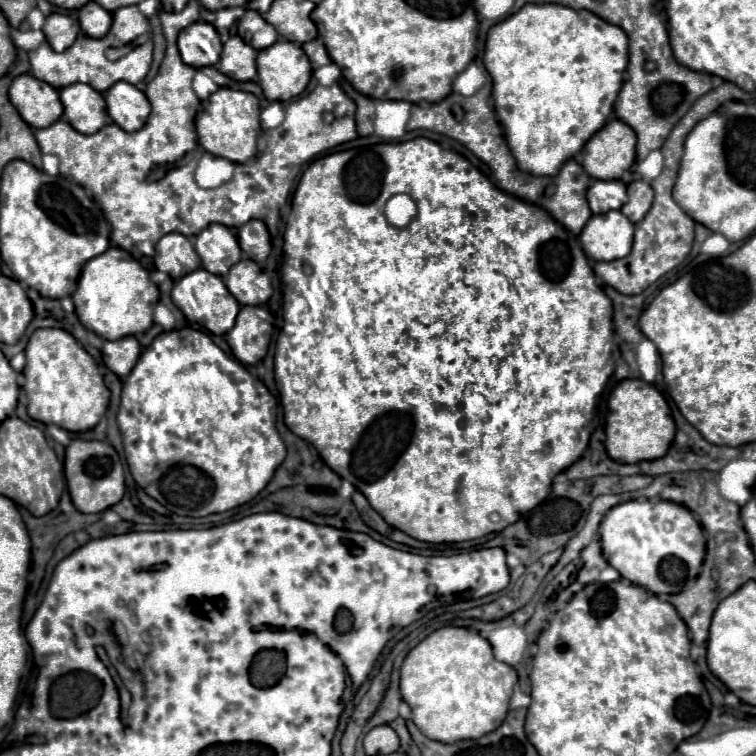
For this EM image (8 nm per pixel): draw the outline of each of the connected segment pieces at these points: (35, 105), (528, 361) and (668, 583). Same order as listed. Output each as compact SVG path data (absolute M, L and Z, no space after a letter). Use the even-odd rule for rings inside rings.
M22 74L14 78L10 92L12 104L32 128L48 128L56 120L60 120L64 106L60 102L58 90L32 74Z
M414 138L408 142L380 142L368 148L358 148L358 150L342 150L342 152L334 152L328 156L322 156L318 160L314 160L302 174L296 192L292 198L292 209L288 216L288 224L286 224L286 232L284 232L284 264L282 264L282 293L283 293L283 320L284 325L280 329L280 334L276 343L276 352L274 356L274 376L278 392L280 392L280 402L282 402L282 410L284 410L284 424L300 438L304 438L306 442L310 442L322 456L322 460L344 480L352 482L356 486L356 490L360 490L370 506L394 528L406 532L408 536L422 540L422 542L432 542L432 544L440 544L440 542L464 542L464 540L474 540L480 536L486 536L490 532L500 532L504 530L508 524L514 524L522 514L526 514L528 510L536 508L548 494L550 494L550 486L552 486L552 478L558 472L564 472L566 468L570 468L576 460L582 458L590 434L596 430L598 420L596 420L596 402L598 396L604 392L616 362L620 360L620 350L614 342L614 330L612 330L612 302L608 298L606 302L606 294L602 292L602 288L596 284L596 276L592 272L592 268L588 266L588 260L576 260L576 274L570 274L572 268L572 254L570 254L570 234L564 226L556 224L556 220L552 220L552 216L548 216L548 212L544 212L542 208L536 208L536 204L528 204L524 200L516 200L516 196L508 196L506 192L500 192L500 188L496 188L480 170L476 170L464 156L460 156L458 152L452 150L444 150L440 148L440 144L428 140L428 138ZM394 194L408 194L416 206L418 206L418 214L416 218L410 222L410 226L406 228L396 228L392 224L388 224L386 216L384 216L384 204L388 200L388 196Z
M630 500L616 504L600 522L602 554L622 578L654 594L676 594L692 582L706 554L700 524L682 504L668 500Z

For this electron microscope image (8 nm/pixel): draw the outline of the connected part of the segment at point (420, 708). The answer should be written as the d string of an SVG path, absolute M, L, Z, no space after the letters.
M446 626L426 636L416 648L408 652L400 668L400 694L404 702L412 708L412 722L420 728L420 732L424 732L424 736L442 744L476 740L496 730L508 714L508 702L516 682L516 670L494 658L492 646L486 638L456 626Z

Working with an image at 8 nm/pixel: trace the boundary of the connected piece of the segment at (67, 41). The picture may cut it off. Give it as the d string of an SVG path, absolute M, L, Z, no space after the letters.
M50 14L42 26L42 32L48 40L48 44L56 52L64 52L64 48L72 46L72 40L76 40L80 32L80 24L76 18L68 14Z

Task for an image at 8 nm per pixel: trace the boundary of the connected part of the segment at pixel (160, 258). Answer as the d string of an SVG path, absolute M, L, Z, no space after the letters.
M172 232L160 238L160 242L156 244L154 264L158 270L178 280L180 276L186 276L188 272L200 268L200 256L196 254L192 242L184 234Z

